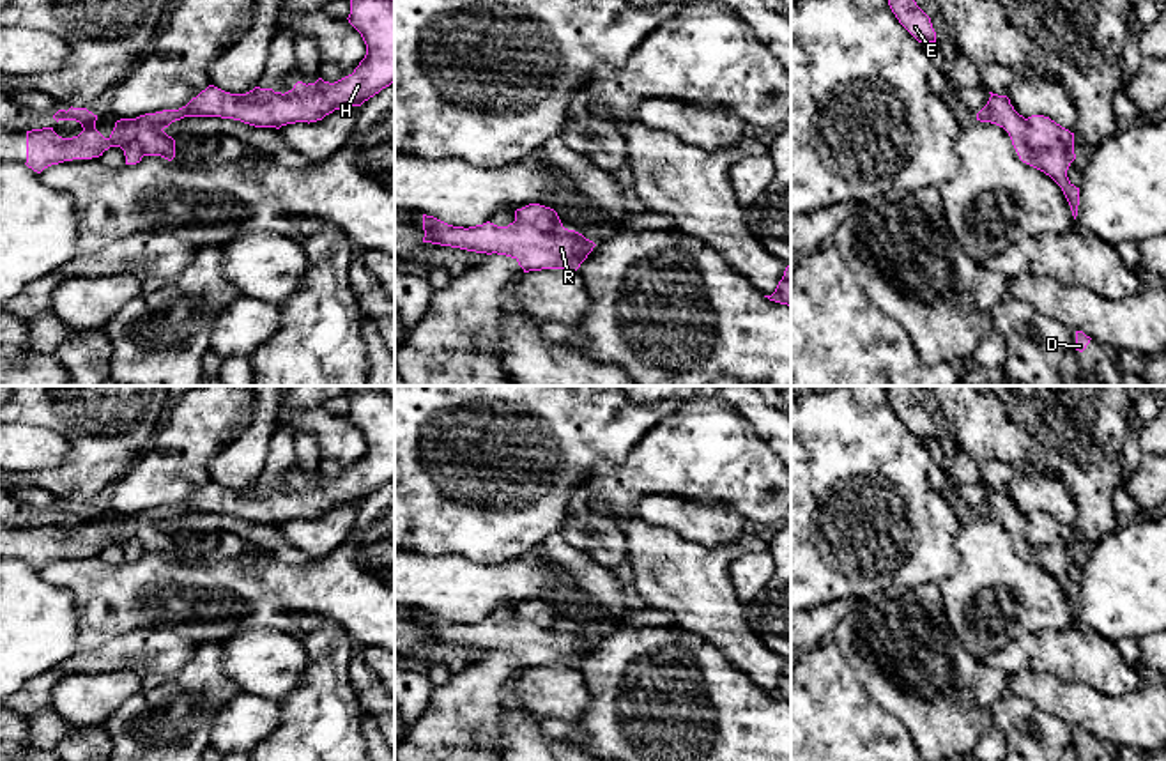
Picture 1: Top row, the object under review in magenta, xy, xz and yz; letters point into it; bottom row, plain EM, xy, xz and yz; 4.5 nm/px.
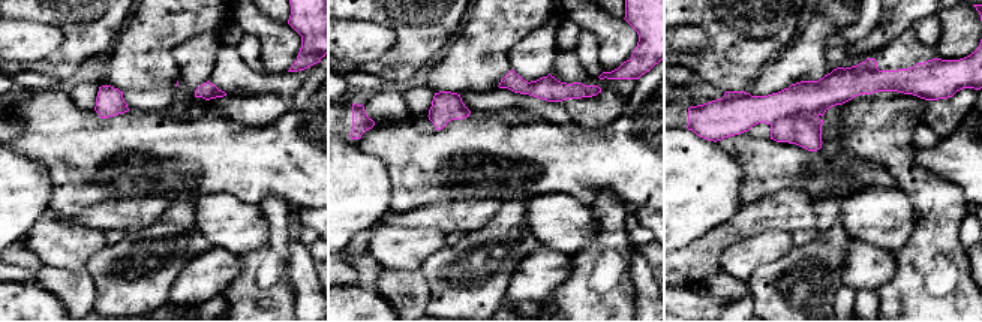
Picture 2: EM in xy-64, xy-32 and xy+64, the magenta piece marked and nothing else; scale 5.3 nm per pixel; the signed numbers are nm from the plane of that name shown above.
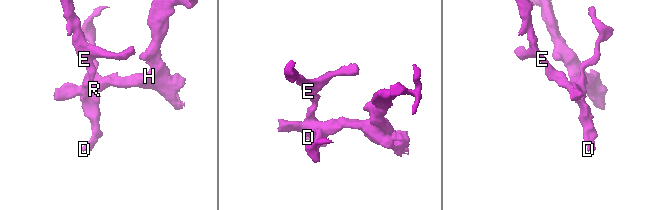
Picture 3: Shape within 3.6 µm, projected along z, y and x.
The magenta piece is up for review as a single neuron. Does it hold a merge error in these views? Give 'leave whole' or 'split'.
split

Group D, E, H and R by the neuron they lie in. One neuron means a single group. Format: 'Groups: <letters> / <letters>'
Groups: D E / H R

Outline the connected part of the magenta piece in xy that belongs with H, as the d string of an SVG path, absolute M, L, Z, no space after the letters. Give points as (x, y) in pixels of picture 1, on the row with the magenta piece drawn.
M350 0L347 19L361 34L366 55L352 74L334 83L322 78L308 85L297 81L285 94L260 87L230 94L209 85L186 106L140 115L134 124L165 129L184 117L221 117L280 129L322 120L340 108L361 106L395 81L395 0Z

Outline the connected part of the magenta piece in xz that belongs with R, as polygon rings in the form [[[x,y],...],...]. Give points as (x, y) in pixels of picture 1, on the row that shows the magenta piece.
[[[423,214],[423,230],[423,242],[487,255],[506,255],[515,258],[524,273],[541,269],[577,271],[596,246],[575,230],[559,228],[543,232],[517,221],[508,227],[487,221],[464,228]]]

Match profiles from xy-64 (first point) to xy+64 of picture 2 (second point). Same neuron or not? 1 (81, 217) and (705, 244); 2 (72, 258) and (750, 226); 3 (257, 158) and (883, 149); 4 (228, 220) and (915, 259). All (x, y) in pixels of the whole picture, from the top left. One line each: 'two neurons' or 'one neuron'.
1: one neuron
2: two neurons
3: two neurons
4: two neurons

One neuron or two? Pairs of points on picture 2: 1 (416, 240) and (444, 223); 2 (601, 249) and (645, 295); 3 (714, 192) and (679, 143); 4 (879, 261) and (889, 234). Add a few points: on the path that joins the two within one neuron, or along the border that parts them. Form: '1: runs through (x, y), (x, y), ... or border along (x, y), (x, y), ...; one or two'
1: border along (402, 225), (438, 226), (446, 234); two
2: border along (631, 244), (628, 276), (636, 306); two
3: runs through (702, 180), (679, 155); one
4: border along (855, 238), (885, 247), (889, 252); two

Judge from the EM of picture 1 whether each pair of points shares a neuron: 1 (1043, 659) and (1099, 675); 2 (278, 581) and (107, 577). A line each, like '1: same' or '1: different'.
1: same
2: same

